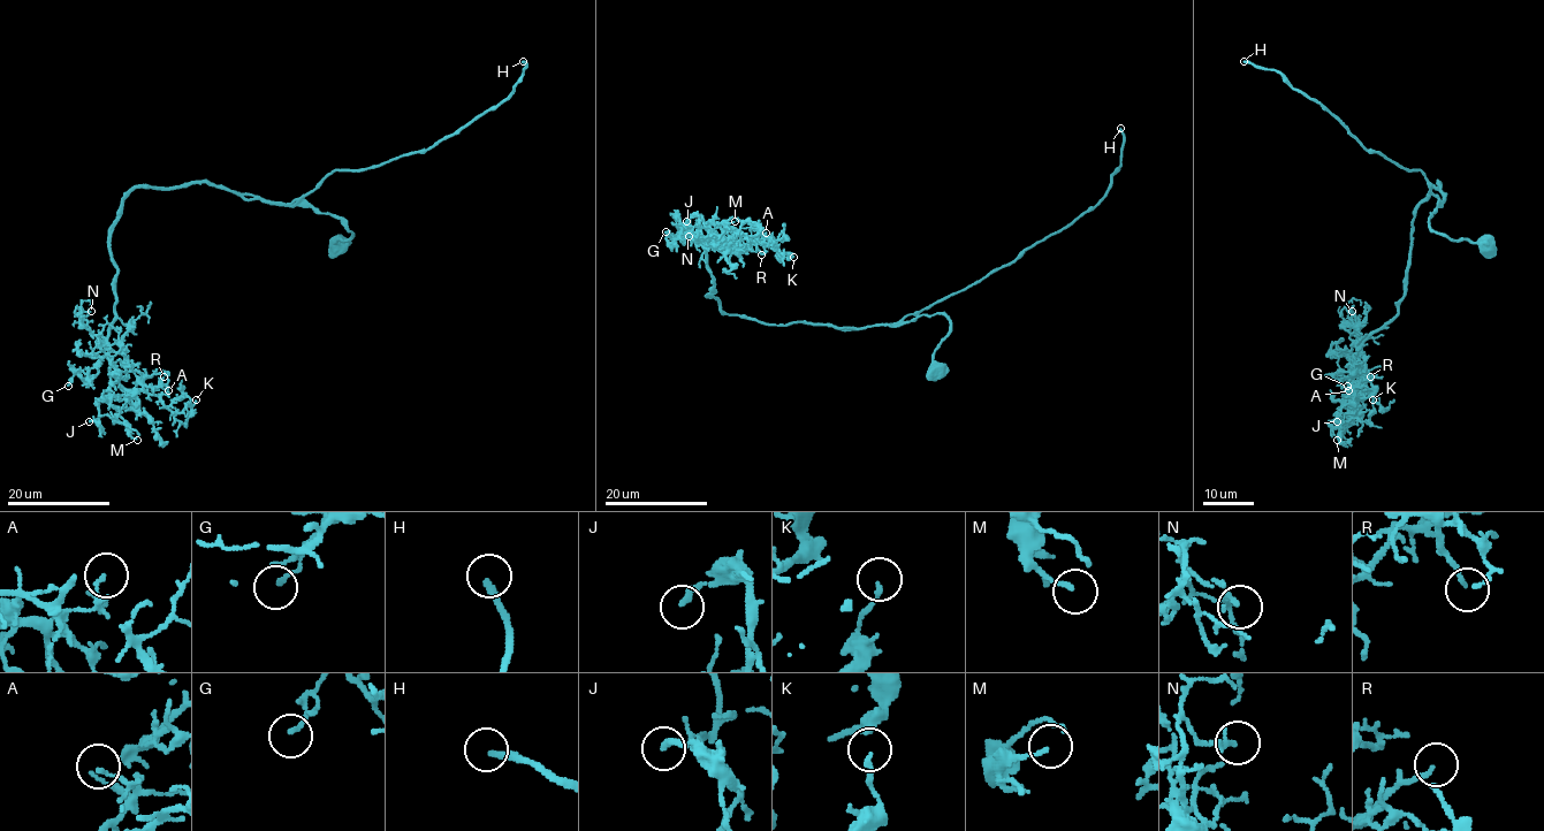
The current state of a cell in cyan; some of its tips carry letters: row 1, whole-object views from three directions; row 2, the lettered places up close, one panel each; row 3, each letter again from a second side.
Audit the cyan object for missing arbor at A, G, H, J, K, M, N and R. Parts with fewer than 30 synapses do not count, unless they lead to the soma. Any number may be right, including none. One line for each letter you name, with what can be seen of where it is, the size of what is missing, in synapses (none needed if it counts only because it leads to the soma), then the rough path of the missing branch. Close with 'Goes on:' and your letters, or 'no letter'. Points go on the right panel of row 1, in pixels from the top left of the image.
H: (1244, 61) | 50 syn
R: (1370, 376) | 45 syn | (1370, 376), (1368, 360), (1375, 351), (1387, 353)
Goes on: H, R

